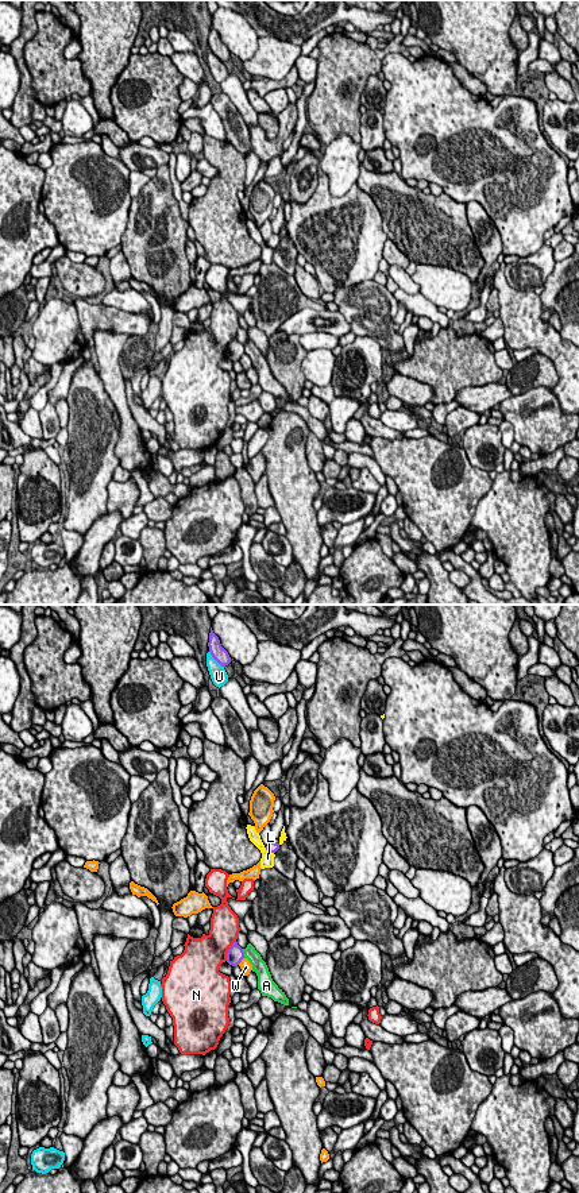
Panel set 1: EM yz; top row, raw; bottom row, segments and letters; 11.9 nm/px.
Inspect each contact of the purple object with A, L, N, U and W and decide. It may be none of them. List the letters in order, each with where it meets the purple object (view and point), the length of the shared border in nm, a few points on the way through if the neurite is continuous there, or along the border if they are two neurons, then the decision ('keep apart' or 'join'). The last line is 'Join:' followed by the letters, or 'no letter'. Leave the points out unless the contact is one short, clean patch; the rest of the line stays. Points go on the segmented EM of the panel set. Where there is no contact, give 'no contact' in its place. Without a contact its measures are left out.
A: yz (243, 953) | 120 nm | keep apart
L: yz (269, 850) | 130 nm | along yz (265, 848), (273, 853) | keep apart
N: yz (228, 950) | 280 nm | keep apart
U: yz (215, 659) | 260 nm | keep apart
W: yz (240, 961) | 120 nm | keep apart
Join: no letter

